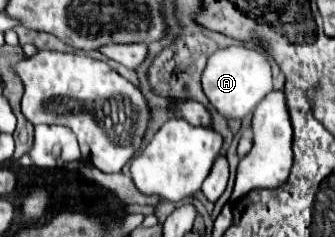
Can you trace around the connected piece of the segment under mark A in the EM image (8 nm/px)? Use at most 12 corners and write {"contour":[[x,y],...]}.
{"contour":[[218,49],[202,89],[226,119],[274,91],[262,49]]}

